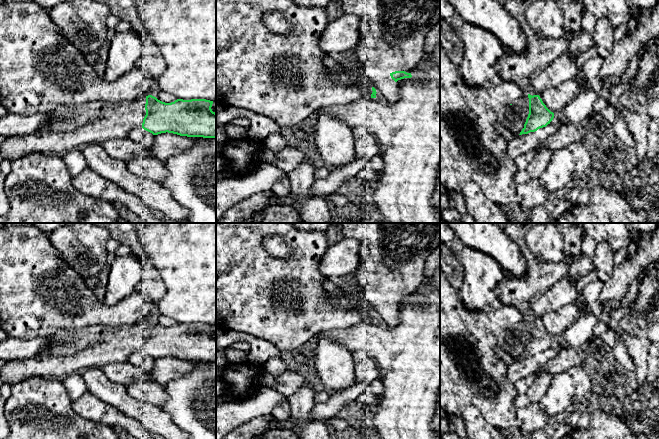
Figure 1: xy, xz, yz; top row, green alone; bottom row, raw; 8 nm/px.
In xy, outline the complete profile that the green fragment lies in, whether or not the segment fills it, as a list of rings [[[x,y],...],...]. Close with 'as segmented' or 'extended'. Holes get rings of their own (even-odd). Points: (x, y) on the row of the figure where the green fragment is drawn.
[[[152,95],[137,98],[135,100],[106,102],[91,101],[77,105],[68,105],[49,110],[48,119],[35,133],[28,135],[16,135],[7,137],[0,146],[0,154],[3,160],[14,160],[30,154],[45,154],[51,156],[63,156],[74,149],[79,149],[86,144],[102,144],[111,139],[128,138],[129,134],[136,127],[158,135],[161,133],[173,133],[187,137],[216,138],[216,113],[212,111],[213,101],[206,99],[177,99],[171,103],[165,103]]] | extended

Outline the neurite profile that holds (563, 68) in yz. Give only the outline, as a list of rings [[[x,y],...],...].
[[[580,28],[569,36],[568,44],[563,46],[561,54],[551,63],[535,71],[526,81],[525,86],[530,95],[540,95],[549,87],[558,86],[580,74],[576,60],[590,52],[594,46],[592,34]]]

